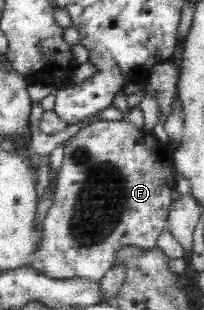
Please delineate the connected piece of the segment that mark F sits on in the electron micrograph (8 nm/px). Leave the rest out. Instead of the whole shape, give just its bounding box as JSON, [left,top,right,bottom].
[31,117,175,282]

